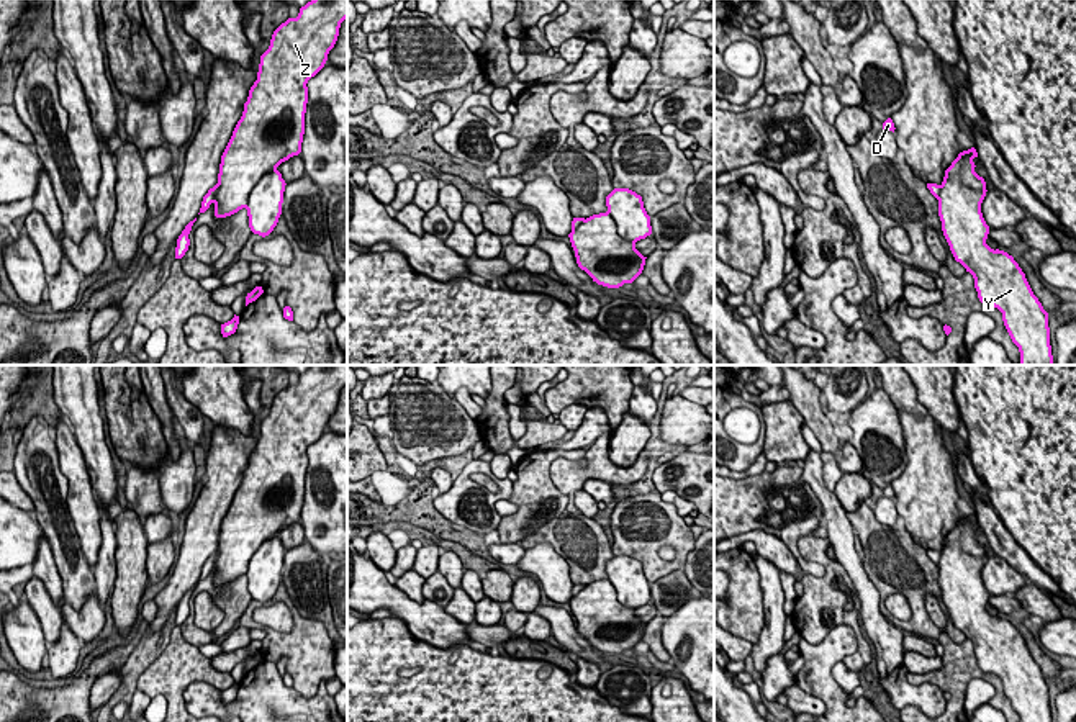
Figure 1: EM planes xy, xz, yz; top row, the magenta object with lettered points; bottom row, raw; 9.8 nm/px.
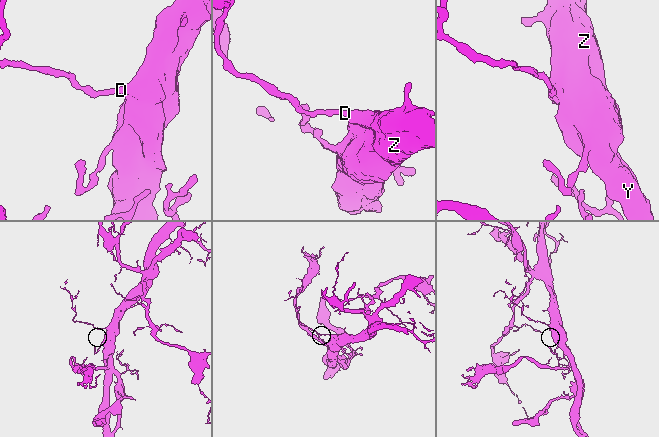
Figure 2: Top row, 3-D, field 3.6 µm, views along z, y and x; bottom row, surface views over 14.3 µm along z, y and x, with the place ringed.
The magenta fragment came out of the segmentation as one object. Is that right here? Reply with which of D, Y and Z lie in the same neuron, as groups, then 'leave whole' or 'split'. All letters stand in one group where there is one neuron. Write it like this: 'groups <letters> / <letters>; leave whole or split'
groups D Y Z; leave whole

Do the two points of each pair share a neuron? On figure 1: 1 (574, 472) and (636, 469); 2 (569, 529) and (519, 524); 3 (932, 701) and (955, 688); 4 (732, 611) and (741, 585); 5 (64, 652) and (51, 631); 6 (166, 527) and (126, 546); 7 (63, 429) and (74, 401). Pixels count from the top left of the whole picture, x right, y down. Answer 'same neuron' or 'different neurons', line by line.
1: same neuron
2: different neurons
3: different neurons
4: same neuron
5: different neurons
6: different neurons
7: different neurons

